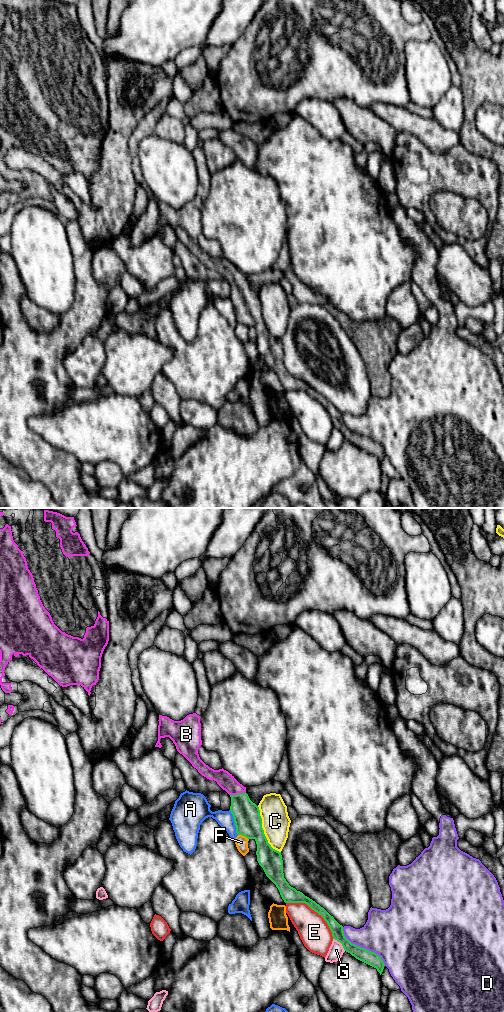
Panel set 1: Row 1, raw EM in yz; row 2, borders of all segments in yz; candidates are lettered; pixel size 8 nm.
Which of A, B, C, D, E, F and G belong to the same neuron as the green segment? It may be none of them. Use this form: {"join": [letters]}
{"join": ["B"]}

